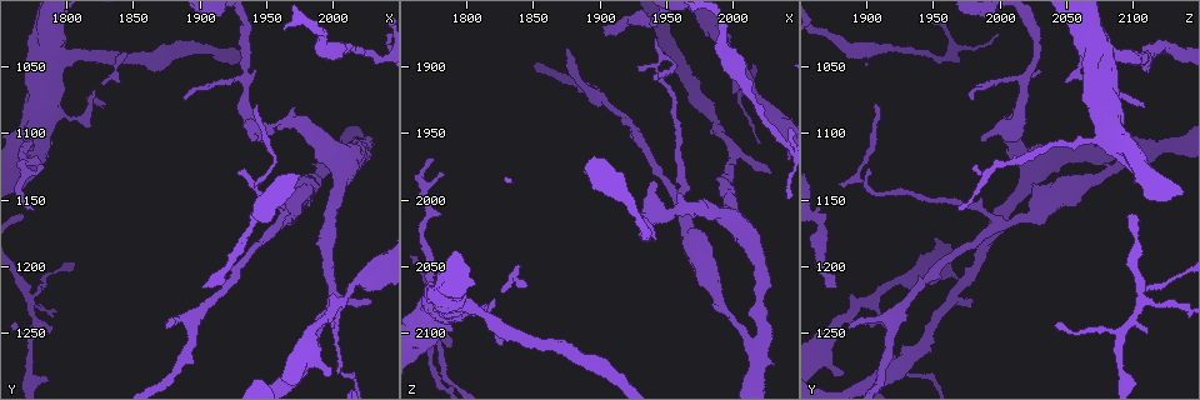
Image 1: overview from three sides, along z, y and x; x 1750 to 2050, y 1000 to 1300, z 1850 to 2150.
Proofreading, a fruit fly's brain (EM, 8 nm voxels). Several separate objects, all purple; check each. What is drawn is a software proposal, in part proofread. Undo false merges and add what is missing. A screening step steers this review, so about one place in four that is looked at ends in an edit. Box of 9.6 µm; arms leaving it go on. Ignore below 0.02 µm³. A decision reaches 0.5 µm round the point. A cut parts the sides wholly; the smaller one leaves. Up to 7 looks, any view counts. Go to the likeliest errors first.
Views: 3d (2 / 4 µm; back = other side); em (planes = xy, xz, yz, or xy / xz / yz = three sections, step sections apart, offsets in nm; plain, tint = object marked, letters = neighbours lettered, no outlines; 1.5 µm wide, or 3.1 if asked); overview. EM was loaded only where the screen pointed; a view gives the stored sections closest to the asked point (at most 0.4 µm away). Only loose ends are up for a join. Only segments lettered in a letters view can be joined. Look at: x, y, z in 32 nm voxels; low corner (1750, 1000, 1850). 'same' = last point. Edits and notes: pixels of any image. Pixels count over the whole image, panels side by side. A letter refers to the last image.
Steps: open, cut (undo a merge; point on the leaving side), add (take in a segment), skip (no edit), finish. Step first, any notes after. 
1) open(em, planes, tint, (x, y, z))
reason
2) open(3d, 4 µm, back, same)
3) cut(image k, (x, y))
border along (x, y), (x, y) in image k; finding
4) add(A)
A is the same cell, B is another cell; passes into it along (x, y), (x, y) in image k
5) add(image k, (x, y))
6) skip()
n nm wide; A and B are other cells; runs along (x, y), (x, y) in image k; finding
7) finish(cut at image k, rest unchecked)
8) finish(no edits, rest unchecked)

open(3d, 2 µm, (1902, 1214, 1878))
an open end

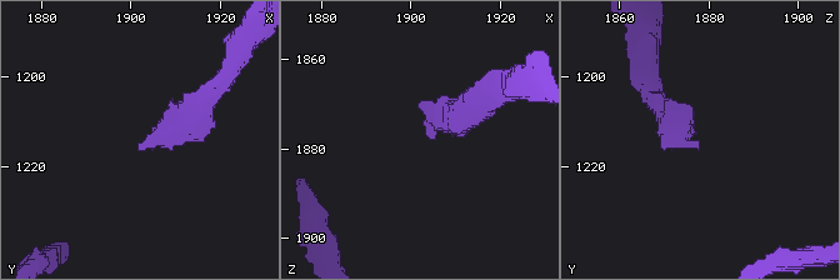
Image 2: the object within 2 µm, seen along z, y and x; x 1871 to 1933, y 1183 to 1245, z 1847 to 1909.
open(em, planes, plain, (1904, 1215, 1877))
need the tissue

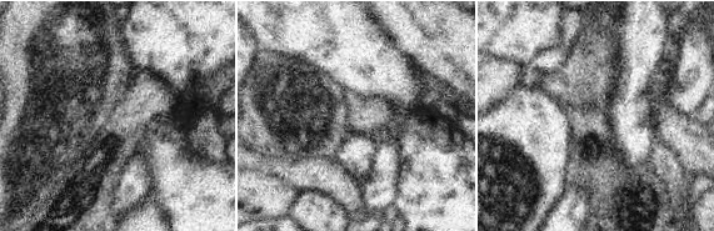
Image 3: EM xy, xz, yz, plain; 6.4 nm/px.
open(em, planes, letters, same)
what lies round it

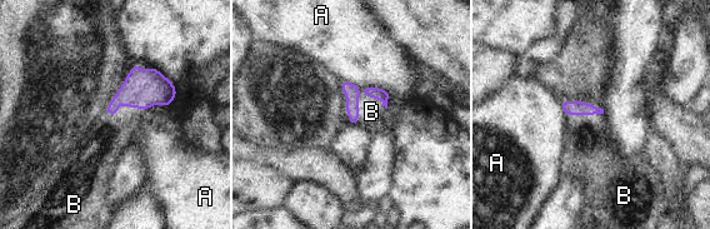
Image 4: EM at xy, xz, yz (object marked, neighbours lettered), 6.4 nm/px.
add(B)
B is the same cell, A is another cell; passes into it along (141, 89), (121, 103), (111, 135) in image 4; the neuron continues

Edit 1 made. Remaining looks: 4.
open(overview)

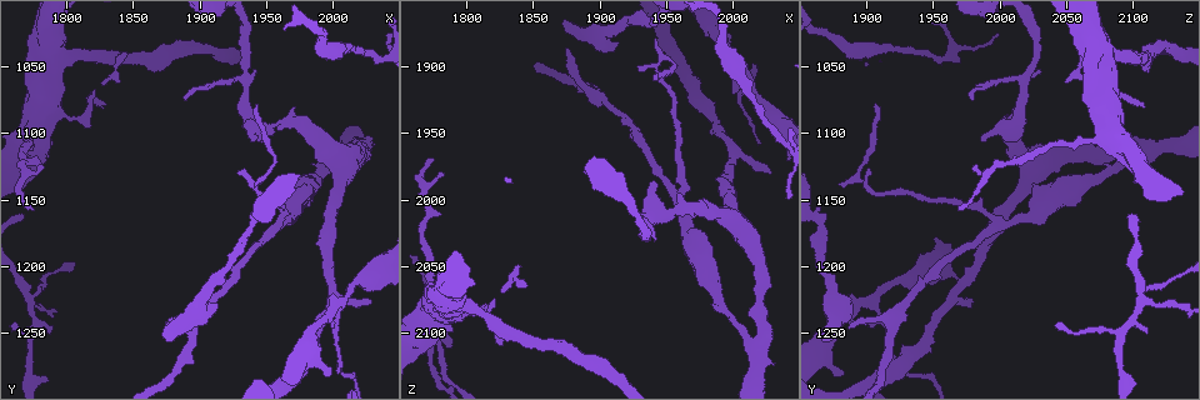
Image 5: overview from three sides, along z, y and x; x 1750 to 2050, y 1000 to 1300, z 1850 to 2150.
open(em, xy, step 4, tint, (1784, 1288, 2094))
free end

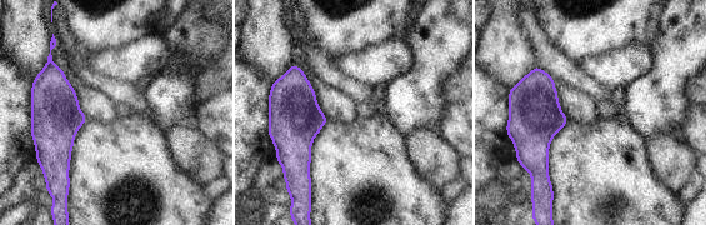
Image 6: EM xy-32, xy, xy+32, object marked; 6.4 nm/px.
open(em, planes, letters, same)
another direction

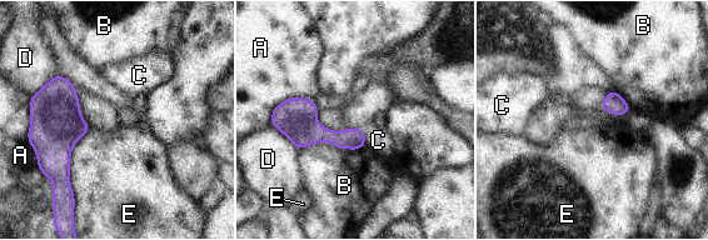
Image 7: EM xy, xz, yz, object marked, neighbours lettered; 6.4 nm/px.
skip()
A, B, C, D and E are other cells; border along (90, 128), (70, 156), (74, 196) in image 7; none of them fits

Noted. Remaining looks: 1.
finish(add at image 4, rest unchecked)

